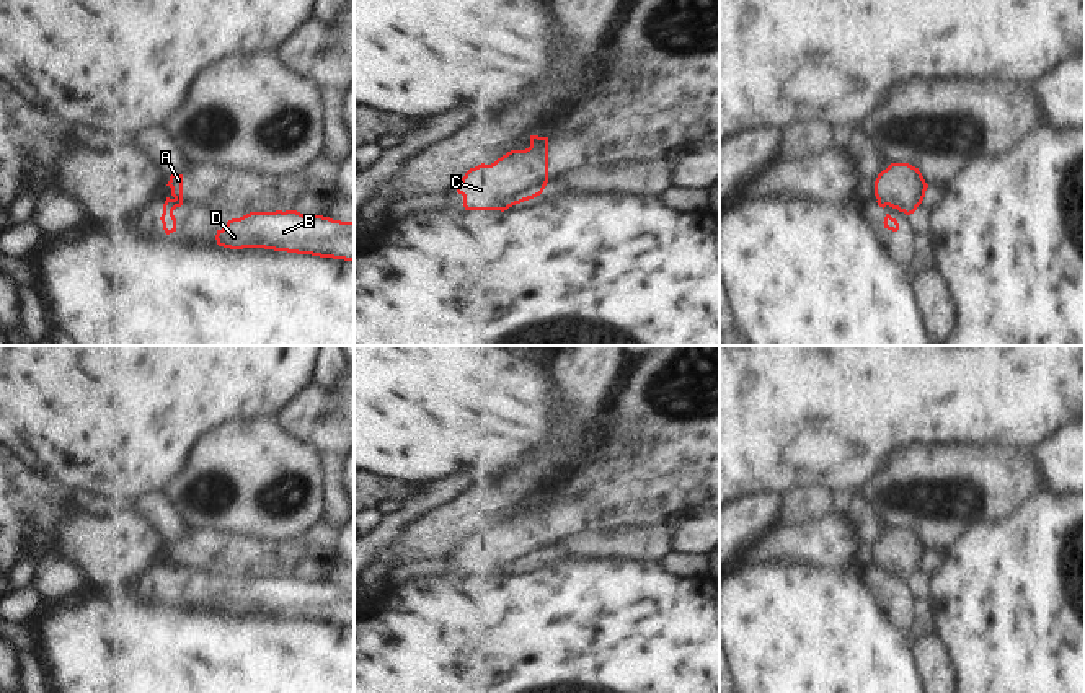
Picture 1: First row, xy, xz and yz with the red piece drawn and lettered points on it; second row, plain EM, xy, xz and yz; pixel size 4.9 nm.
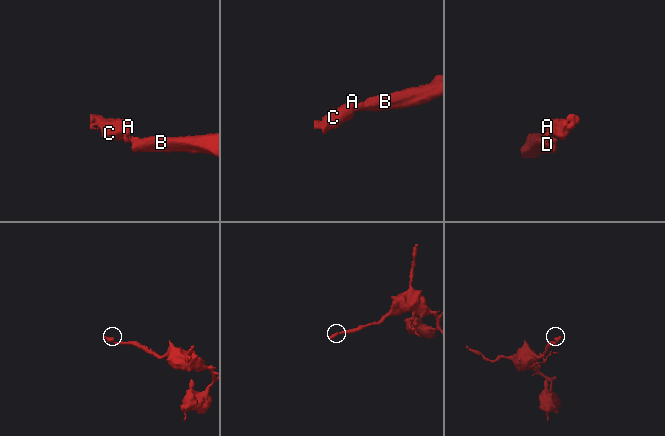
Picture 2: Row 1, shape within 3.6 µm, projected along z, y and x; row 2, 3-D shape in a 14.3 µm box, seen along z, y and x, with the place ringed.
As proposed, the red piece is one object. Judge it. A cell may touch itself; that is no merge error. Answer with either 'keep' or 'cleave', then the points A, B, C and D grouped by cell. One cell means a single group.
cleave; groups A C / B D

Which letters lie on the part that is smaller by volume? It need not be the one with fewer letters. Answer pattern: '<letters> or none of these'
A, C

